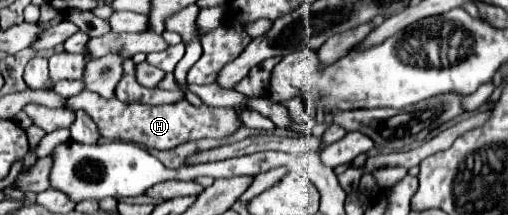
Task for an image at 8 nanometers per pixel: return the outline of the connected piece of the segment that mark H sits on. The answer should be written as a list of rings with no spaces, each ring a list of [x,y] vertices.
[[[83,91],[65,99],[65,107],[71,111],[85,109],[99,127],[99,135],[105,139],[121,139],[141,143],[155,149],[171,149],[179,143],[201,139],[201,137],[225,137],[231,135],[241,123],[235,117],[235,107],[193,107],[187,99],[181,99],[171,105],[139,105],[139,103],[121,103],[117,99],[103,99],[91,91]]]

